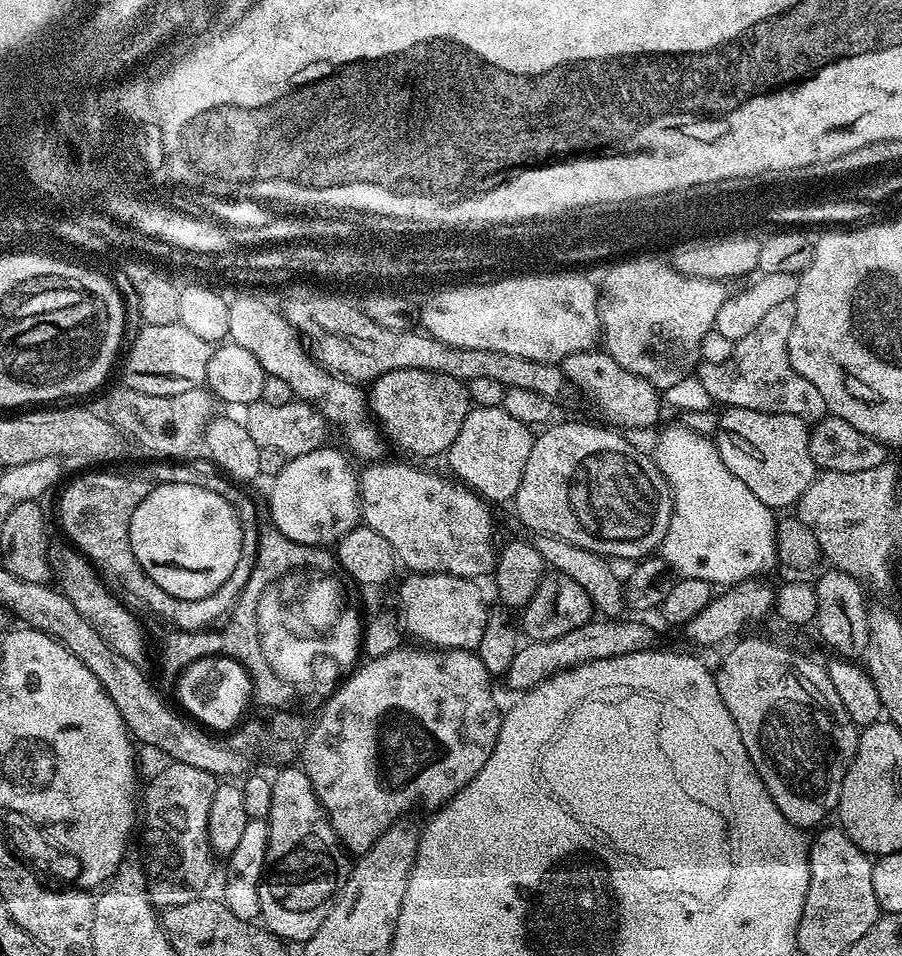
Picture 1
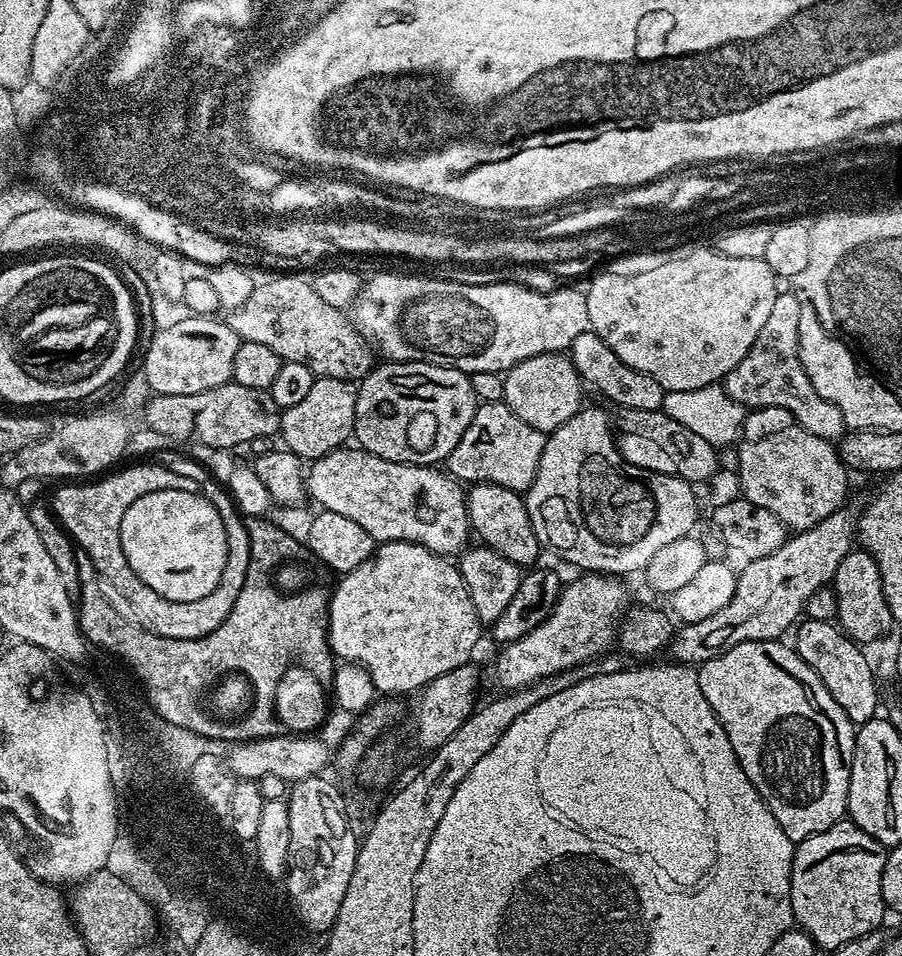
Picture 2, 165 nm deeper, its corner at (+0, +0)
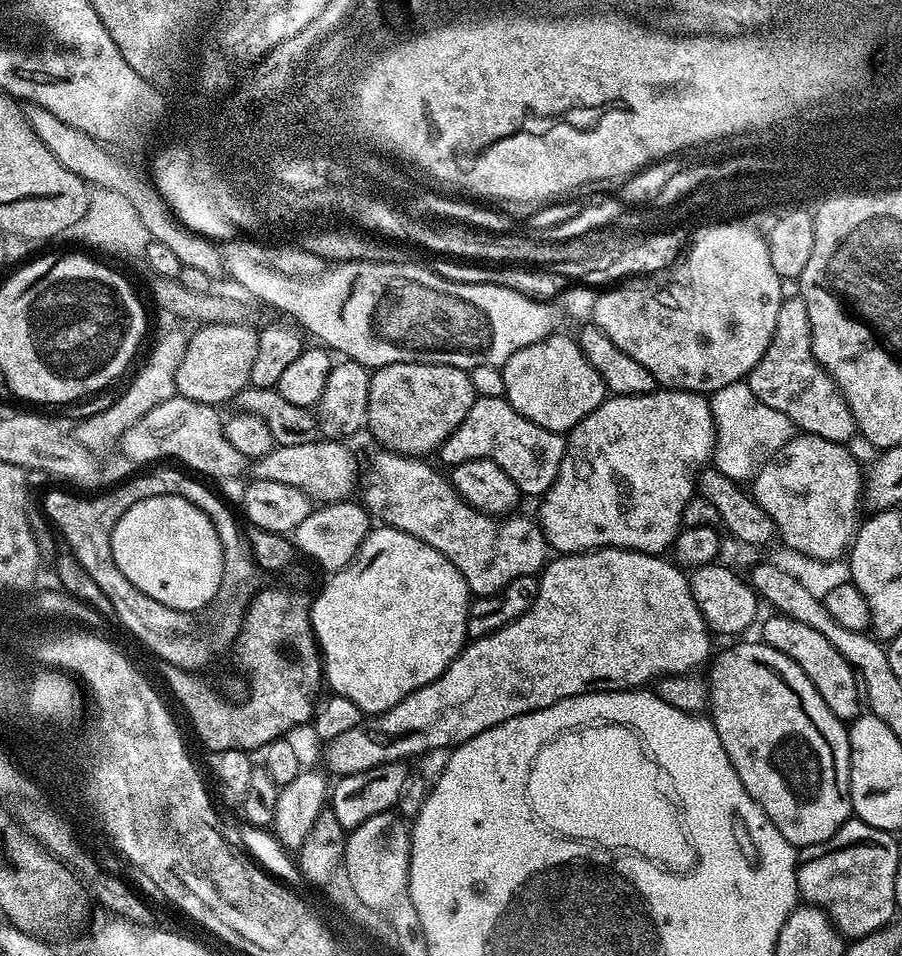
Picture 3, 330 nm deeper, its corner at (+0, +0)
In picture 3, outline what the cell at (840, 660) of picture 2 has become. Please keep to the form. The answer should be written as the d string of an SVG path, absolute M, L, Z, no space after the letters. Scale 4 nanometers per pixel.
M772 614L764 624L763 643L774 650L786 654L795 664L802 666L806 678L814 682L818 694L822 694L822 702L834 710L838 719L851 722L862 714L862 684L852 664L834 648L830 638L818 634L814 626L806 626L806 622L798 622L789 616Z

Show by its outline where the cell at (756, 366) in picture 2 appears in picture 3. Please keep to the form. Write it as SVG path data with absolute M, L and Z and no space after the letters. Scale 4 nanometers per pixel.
M792 294L792 297L781 299L778 306L778 322L774 326L774 338L770 338L770 346L766 346L766 354L758 358L754 370L748 373L746 383L750 390L754 390L754 398L758 402L766 402L770 410L778 410L778 414L786 414L790 422L801 433L818 438L826 438L830 442L838 442L847 445L851 436L857 435L856 419L850 410L850 406L844 401L840 387L832 381L832 375L816 361L816 355L812 349L812 331L810 330L810 314L806 314L806 302L800 295Z

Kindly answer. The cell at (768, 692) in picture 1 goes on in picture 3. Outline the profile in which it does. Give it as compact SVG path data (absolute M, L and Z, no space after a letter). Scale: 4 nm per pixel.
M757 642L757 644L736 644L728 648L716 661L711 661L712 669L706 672L706 683L708 686L708 702L710 705L710 719L718 730L718 738L722 738L722 746L726 746L726 754L738 774L742 778L742 786L745 793L753 796L760 809L766 810L768 820L778 826L779 836L784 843L792 845L793 849L809 848L815 844L826 842L836 831L839 830L847 820L853 819L852 795L850 794L850 742L848 741L848 730L845 721L837 718L834 710L822 702L822 694L806 678L802 666L798 666L786 654L774 650L768 644Z

